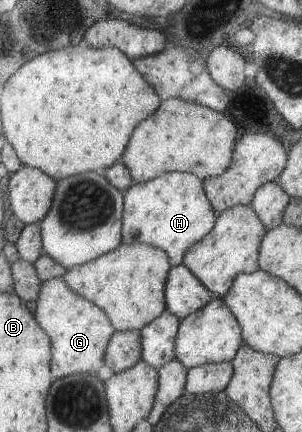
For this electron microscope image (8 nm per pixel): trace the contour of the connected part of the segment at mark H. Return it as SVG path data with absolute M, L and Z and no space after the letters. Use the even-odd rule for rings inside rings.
M179 171L166 172L146 183L135 183L125 192L125 220L123 221L123 243L150 244L162 248L170 258L170 265L176 266L184 263L185 253L190 247L203 240L211 231L217 221L216 210L209 204L205 196L204 182L198 176Z

